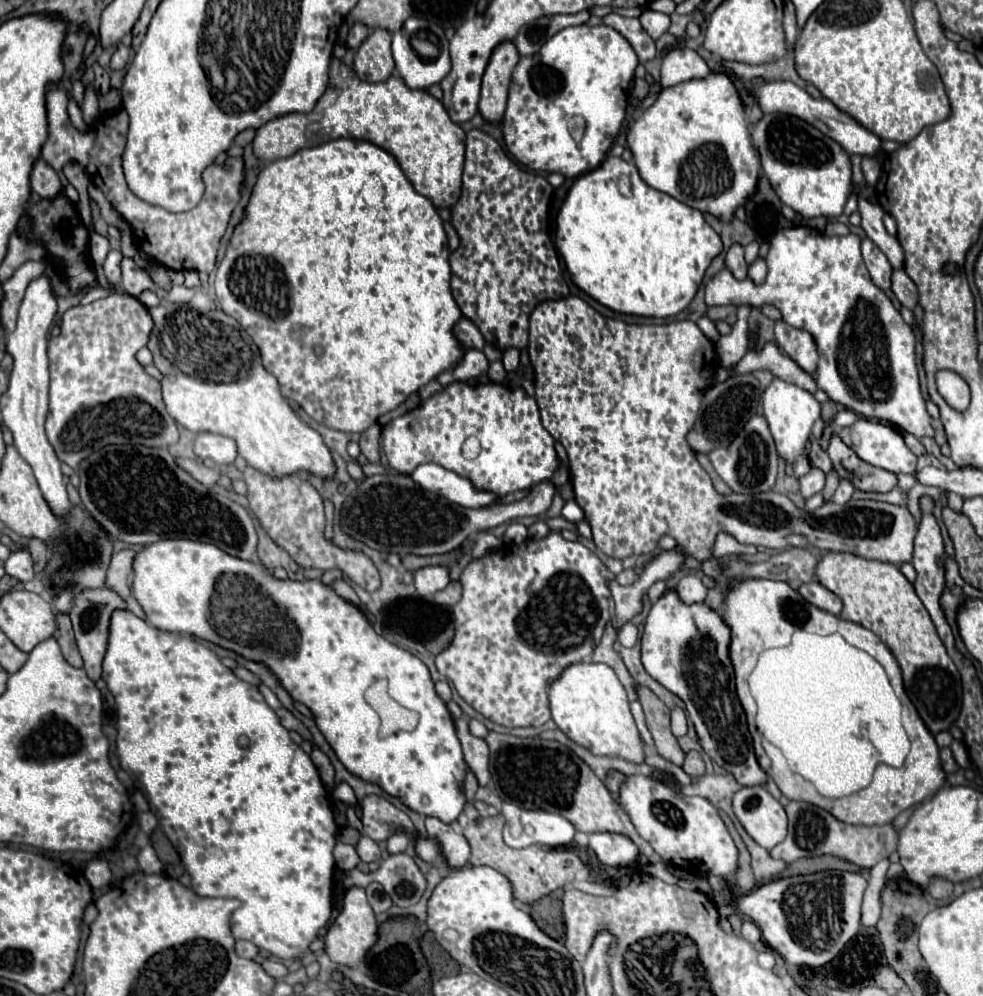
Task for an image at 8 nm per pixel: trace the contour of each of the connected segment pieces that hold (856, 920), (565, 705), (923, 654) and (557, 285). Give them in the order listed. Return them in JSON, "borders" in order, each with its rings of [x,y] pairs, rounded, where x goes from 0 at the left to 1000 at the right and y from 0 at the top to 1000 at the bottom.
{"borders":[[[[839,873],[821,880],[805,880],[780,886],[766,896],[754,900],[750,904],[750,914],[764,922],[778,942],[778,946],[801,966],[807,970],[823,970],[823,972],[837,972],[845,966],[858,950],[874,936],[876,932],[876,902],[882,892],[882,884],[878,878],[872,876],[858,876],[858,873]]],[[[589,665],[573,673],[558,689],[563,725],[605,759],[628,759],[644,767],[656,765],[656,745],[650,739],[634,687],[617,667]]],[[[839,554],[831,566],[831,582],[851,596],[858,604],[856,618],[890,635],[908,655],[919,675],[919,689],[939,721],[943,733],[951,739],[963,735],[978,715],[978,679],[953,639],[951,627],[927,584],[910,566],[880,562],[870,556]]],[[[489,131],[475,133],[471,191],[465,205],[459,209],[459,225],[469,239],[467,249],[457,257],[459,291],[471,317],[489,331],[493,343],[499,343],[508,351],[532,351],[538,339],[538,315],[544,311],[544,307],[556,299],[579,297],[579,289],[571,277],[569,259],[556,227],[561,195],[563,187],[556,183],[556,179],[534,173],[512,153],[504,139]]]]}

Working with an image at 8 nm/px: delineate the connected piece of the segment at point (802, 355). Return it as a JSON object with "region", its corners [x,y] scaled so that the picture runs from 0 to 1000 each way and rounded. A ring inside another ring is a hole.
{"region":[[[790,321],[788,323],[788,341],[790,341],[792,349],[807,363],[813,365],[815,371],[819,371],[821,376],[829,373],[831,361],[833,361],[833,353],[831,353],[829,341],[825,339],[823,333],[811,331],[811,329],[799,325],[797,321]]]}

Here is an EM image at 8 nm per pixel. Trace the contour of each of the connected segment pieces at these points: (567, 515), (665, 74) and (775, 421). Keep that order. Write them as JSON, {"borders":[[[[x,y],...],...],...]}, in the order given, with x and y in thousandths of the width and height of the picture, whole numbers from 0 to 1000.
{"borders":[[[[579,502],[579,504],[575,504],[575,508],[573,508],[573,520],[579,522],[579,524],[589,524],[589,522],[593,522],[595,518],[593,518],[593,512],[587,508],[587,504],[585,504],[585,502]]],[[[685,48],[672,64],[672,78],[670,84],[672,88],[687,86],[697,80],[705,78],[719,78],[721,74],[719,62],[703,48]]],[[[786,380],[786,384],[780,388],[780,392],[776,396],[776,416],[782,424],[792,458],[799,462],[799,466],[807,468],[807,478],[811,478],[811,481],[819,478],[825,472],[823,458],[819,456],[819,444],[823,442],[825,430],[835,416],[835,406],[829,402],[829,398],[825,394],[821,394],[809,386],[797,384],[792,380]]]]}

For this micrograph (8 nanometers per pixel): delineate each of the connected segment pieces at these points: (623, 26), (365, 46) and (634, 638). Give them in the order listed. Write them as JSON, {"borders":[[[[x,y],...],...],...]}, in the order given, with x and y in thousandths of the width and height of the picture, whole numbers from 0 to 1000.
{"borders":[[[[617,14],[613,18],[613,24],[626,28],[644,46],[644,50],[650,56],[650,62],[656,64],[658,60],[664,60],[664,56],[666,56],[666,42],[654,30],[654,26],[650,24],[648,18],[636,18],[636,16],[630,16],[630,14]]],[[[381,28],[375,38],[365,46],[359,68],[367,80],[394,80],[402,68],[398,56],[398,34],[390,28]]],[[[638,626],[628,633],[628,643],[636,650],[645,649],[650,643],[650,634],[647,628]]]]}

